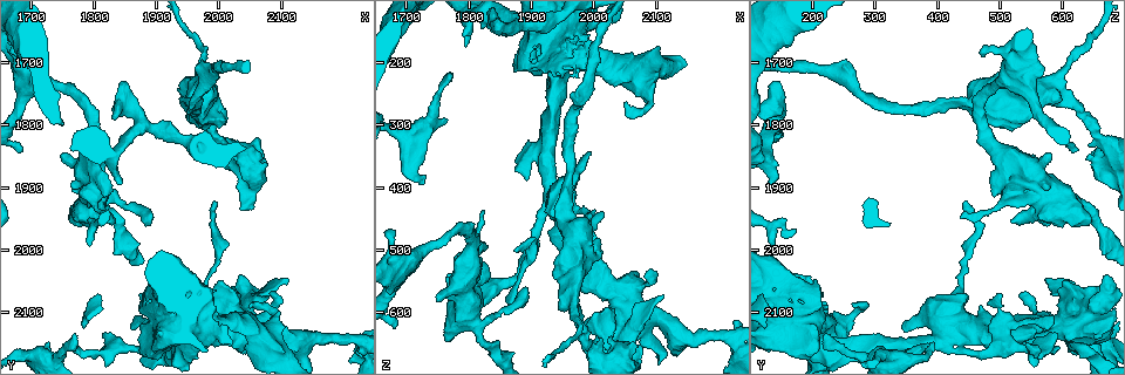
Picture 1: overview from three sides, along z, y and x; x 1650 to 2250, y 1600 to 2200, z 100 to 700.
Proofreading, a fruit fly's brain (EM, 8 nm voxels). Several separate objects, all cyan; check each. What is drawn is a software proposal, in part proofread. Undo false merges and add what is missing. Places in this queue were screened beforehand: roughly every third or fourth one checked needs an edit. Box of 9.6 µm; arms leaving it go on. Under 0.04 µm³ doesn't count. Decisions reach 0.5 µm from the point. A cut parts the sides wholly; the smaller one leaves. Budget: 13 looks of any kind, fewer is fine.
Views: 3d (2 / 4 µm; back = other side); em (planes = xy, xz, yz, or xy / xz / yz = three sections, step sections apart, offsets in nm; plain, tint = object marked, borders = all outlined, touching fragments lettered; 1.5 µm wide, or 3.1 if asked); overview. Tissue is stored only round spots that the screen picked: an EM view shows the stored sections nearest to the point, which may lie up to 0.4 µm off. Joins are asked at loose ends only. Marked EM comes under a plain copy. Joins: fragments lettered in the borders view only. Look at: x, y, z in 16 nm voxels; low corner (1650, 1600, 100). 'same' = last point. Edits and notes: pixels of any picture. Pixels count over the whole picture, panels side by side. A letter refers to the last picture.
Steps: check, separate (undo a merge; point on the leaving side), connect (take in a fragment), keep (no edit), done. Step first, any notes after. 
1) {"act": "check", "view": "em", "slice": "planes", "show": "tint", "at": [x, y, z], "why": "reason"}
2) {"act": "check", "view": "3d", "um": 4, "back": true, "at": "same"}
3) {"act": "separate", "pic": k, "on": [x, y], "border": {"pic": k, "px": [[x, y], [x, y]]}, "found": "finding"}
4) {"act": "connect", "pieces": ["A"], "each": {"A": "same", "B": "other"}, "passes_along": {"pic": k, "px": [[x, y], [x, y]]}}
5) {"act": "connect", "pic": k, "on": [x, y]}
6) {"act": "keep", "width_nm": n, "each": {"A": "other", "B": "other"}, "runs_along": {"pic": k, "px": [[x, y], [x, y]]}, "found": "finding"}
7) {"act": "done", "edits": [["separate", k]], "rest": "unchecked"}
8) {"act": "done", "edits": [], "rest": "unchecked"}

{"act": "check", "view": "3d", "um": 2, "at": [1860, 2110, 585], "why": "tapers out"}

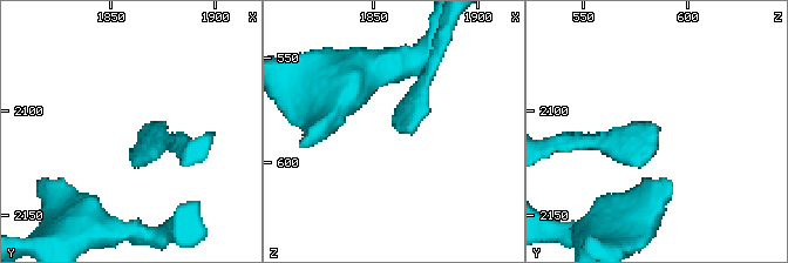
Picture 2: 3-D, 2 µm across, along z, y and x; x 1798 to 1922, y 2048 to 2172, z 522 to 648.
{"act": "check", "view": "em", "slice": "planes", "show": "borders", "at": [1865, 2108, 584], "why": "now the EM"}

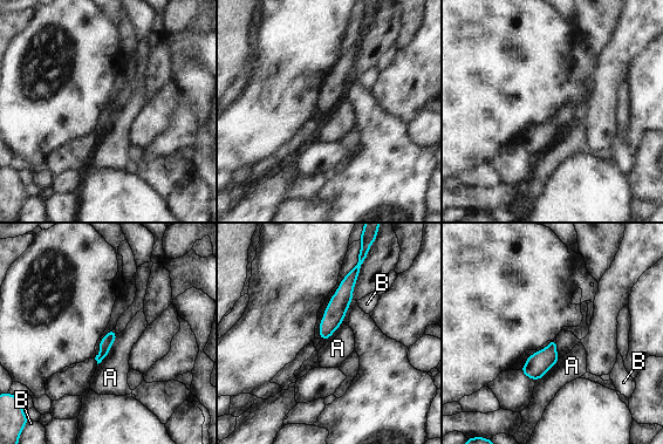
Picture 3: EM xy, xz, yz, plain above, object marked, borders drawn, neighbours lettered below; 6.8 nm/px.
{"act": "keep", "each": {"A": "other", "B": "other"}, "found": "none of them fits"}

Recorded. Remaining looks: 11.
{"act": "check", "view": "em", "slice": "planes", "show": "borders", "at": [1895, 2150, 385], "why": "an open end"}

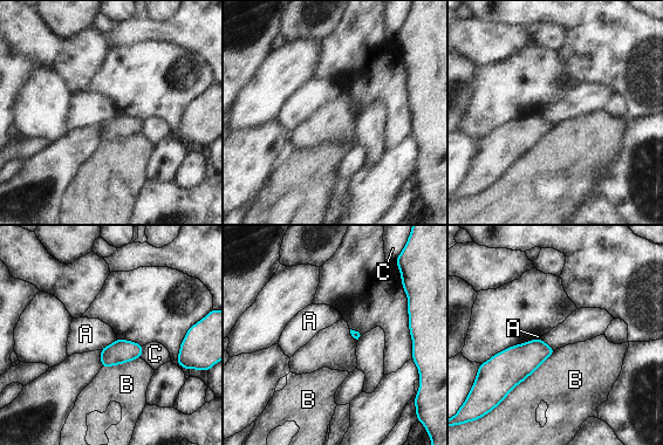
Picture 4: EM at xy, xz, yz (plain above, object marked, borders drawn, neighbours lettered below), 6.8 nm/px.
{"act": "keep", "each": {"A": "other", "B": "other", "C": "other"}, "border": {"pic": 4, "px": [[143, 346], [143, 353], [139, 357]]}, "found": "no lettered fragment goes on from it"}

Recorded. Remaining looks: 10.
{"act": "check", "view": "3d", "um": 2, "at": [1825, 1945, 440], "why": "an open end"}

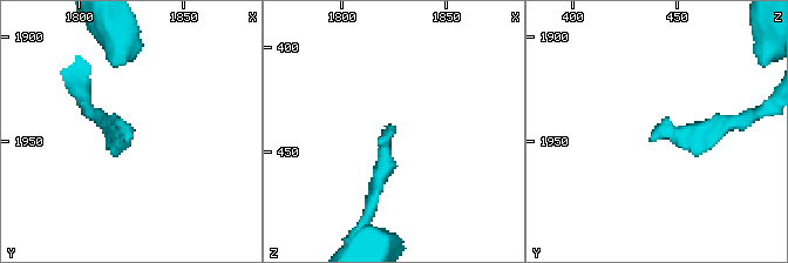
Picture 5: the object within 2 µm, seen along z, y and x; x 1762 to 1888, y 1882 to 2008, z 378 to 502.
{"act": "check", "view": "em", "slice": "yz", "step": 8, "show": "tint", "at": [1825, 1947, 437]}

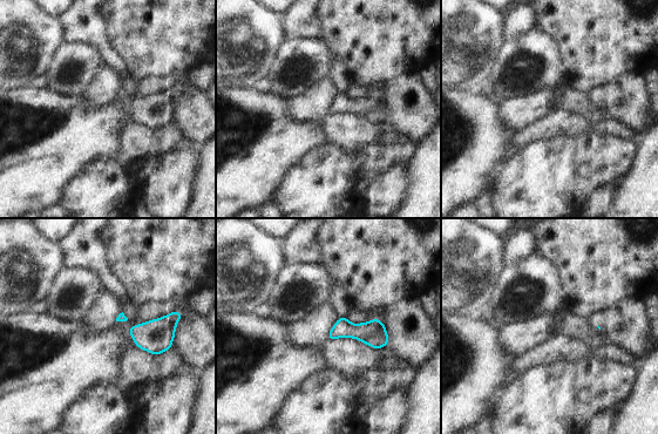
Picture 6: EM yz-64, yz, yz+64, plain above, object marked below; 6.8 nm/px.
{"act": "check", "view": "em", "slice": "planes", "show": "borders", "at": "same"}

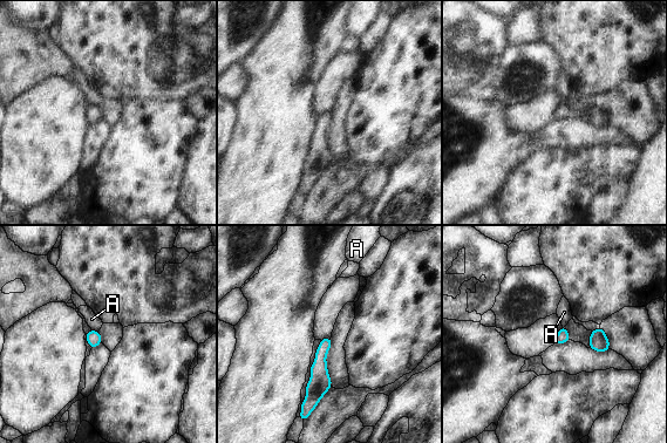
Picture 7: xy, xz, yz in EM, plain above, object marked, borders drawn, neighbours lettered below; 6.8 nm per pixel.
{"act": "keep", "width_nm": 80, "each": {"A": "other"}, "runs_along": {"pic": 7, "px": [[327, 340], [312, 406]]}, "found": "none of them fits"}

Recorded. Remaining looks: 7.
{"act": "check", "view": "em", "slice": "planes", "show": "tint", "at": [2000, 1825, 665], "why": "sudden change in width"}

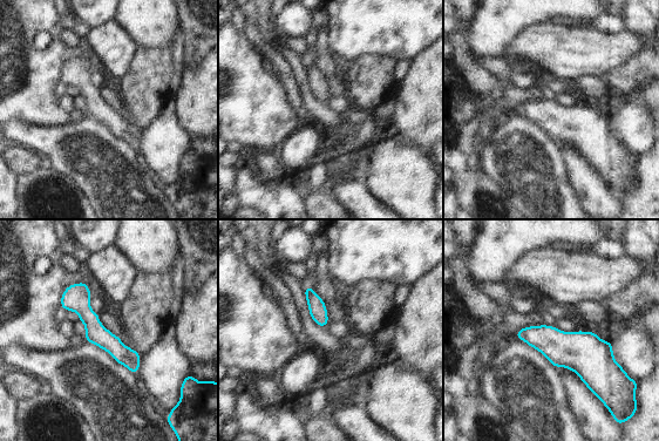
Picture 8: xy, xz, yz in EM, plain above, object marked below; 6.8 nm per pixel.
{"act": "check", "view": "em", "slice": "planes", "show": "borders", "at": "same", "why": "what lies round it"}

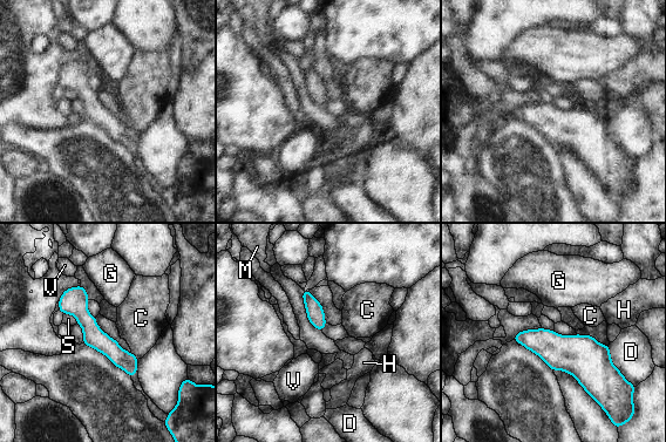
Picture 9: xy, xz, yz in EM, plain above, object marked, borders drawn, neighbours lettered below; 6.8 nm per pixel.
{"act": "keep", "width_nm": 140, "each": {"C": "other", "D": "other", "G": "other", "H": "other", "M": "other", "S": "other", "V": "other"}, "runs_along": {"pic": 9, "px": [[517, 337], [619, 376]]}, "found": "continuous, no second neuron"}

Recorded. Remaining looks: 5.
{"act": "check", "view": "3d", "um": 2, "at": [1730, 2145, 390]}

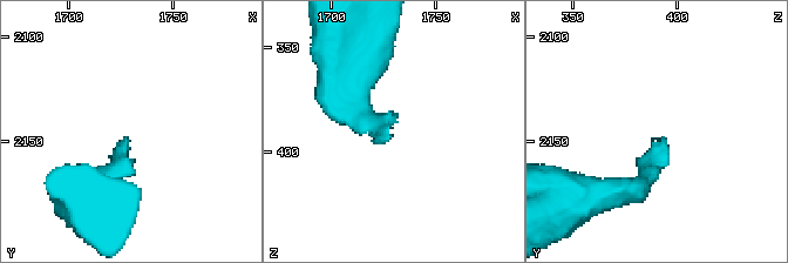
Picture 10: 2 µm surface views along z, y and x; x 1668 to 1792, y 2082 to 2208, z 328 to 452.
{"act": "check", "view": "em", "slice": "xy", "step": 8, "show": "borders", "at": [1726, 2148, 392]}

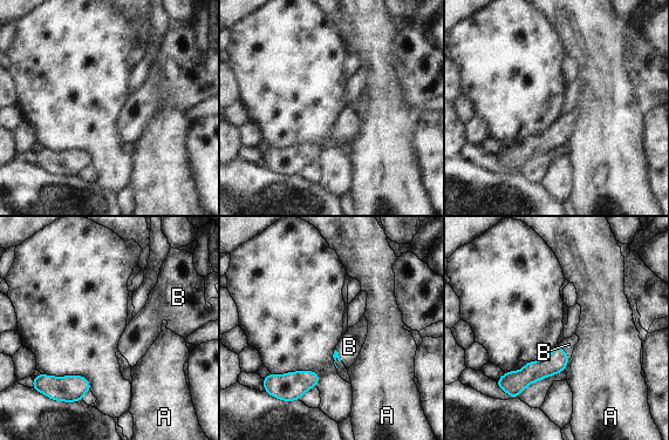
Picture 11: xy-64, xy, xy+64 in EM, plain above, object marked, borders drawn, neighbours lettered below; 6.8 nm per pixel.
{"act": "connect", "pieces": ["B"], "each": {"A": "other", "B": "same"}, "found": "the neuron continues"}

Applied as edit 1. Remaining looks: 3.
{"act": "done", "edits": [["connect", 11]], "rest": "unchecked"}

